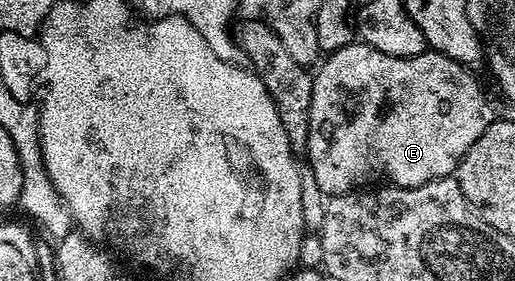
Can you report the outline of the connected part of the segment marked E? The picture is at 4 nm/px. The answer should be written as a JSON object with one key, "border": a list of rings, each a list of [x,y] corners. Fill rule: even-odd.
{"border":[[[354,41],[343,49],[328,52],[326,59],[329,60],[322,62],[313,75],[304,150],[309,155],[307,165],[326,197],[347,195],[351,189],[372,184],[372,179],[388,181],[394,187],[418,187],[432,179],[452,176],[467,149],[495,122],[493,103],[485,96],[480,81],[469,72],[472,70],[438,51],[427,49],[421,55],[404,59]]]}

